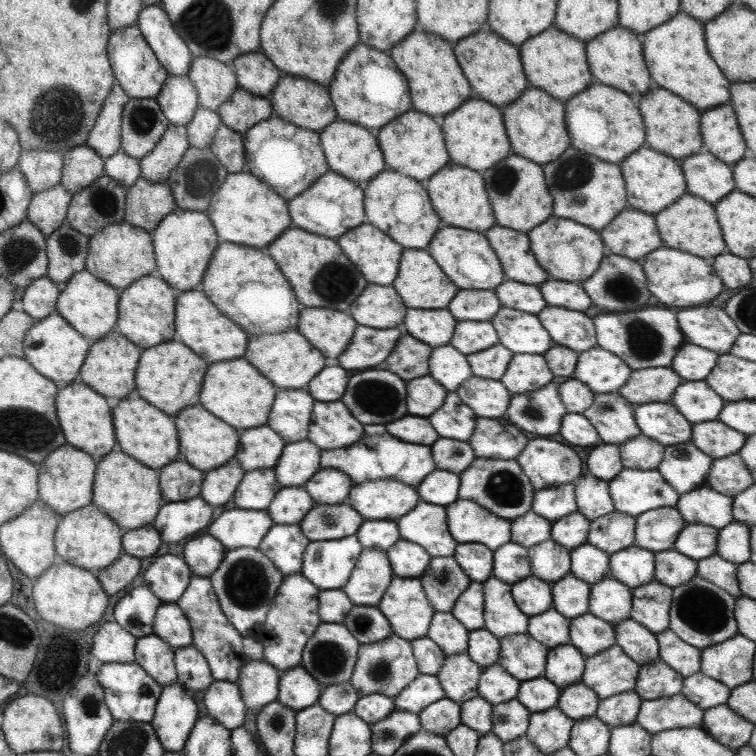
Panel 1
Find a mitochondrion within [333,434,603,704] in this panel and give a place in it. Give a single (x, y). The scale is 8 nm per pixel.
(504, 487)

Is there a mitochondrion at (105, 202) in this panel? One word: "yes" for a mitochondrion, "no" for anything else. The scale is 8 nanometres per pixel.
yes

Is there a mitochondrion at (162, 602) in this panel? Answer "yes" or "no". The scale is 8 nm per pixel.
no

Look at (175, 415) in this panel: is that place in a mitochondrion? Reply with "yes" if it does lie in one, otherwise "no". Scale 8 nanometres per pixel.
no

